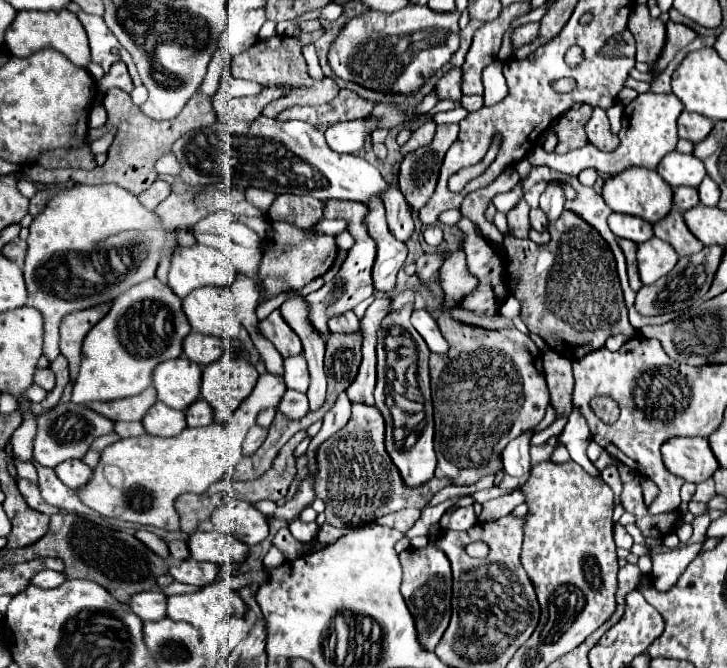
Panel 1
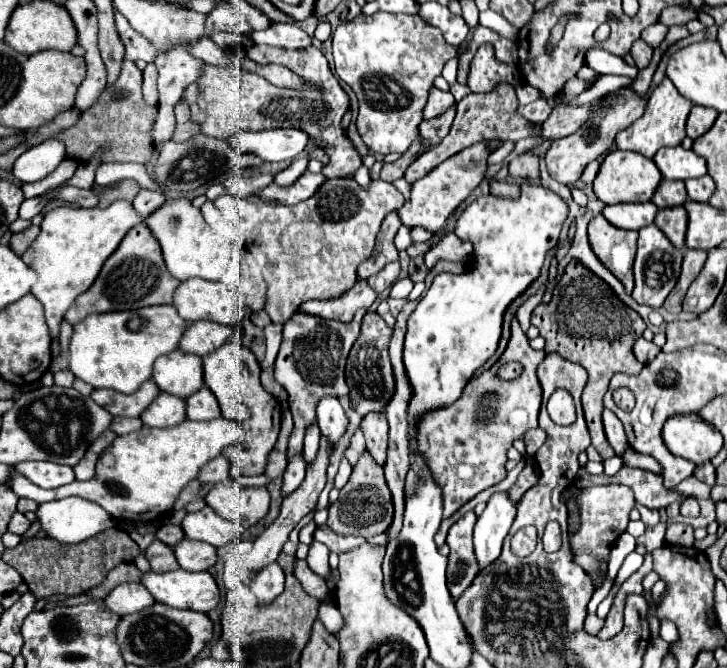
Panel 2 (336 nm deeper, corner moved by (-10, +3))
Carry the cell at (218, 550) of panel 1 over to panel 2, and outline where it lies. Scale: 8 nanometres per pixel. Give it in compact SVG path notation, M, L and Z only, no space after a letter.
M205 506L195 514L187 514L181 522L181 528L185 532L185 538L207 542L207 544L213 544L215 548L229 546L243 532L239 524L217 516L209 506Z

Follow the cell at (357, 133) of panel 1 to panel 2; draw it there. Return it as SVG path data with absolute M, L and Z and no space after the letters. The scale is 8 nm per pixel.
M275 128L263 132L241 132L229 138L229 142L239 154L251 152L261 156L265 162L279 162L299 156L311 138L299 128Z

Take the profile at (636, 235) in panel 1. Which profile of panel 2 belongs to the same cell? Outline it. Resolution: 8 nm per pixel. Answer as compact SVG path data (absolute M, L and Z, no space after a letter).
M643 202L643 204L613 204L605 206L603 216L617 228L623 230L639 230L645 228L655 220L659 208L655 208L653 202Z

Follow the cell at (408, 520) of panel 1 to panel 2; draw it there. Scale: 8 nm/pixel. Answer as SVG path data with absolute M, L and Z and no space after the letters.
M327 524L323 526L317 526L315 534L313 534L315 540L323 542L331 552L343 552L343 550L349 550L349 548L355 548L361 544L359 538L351 538L351 536L337 536Z

